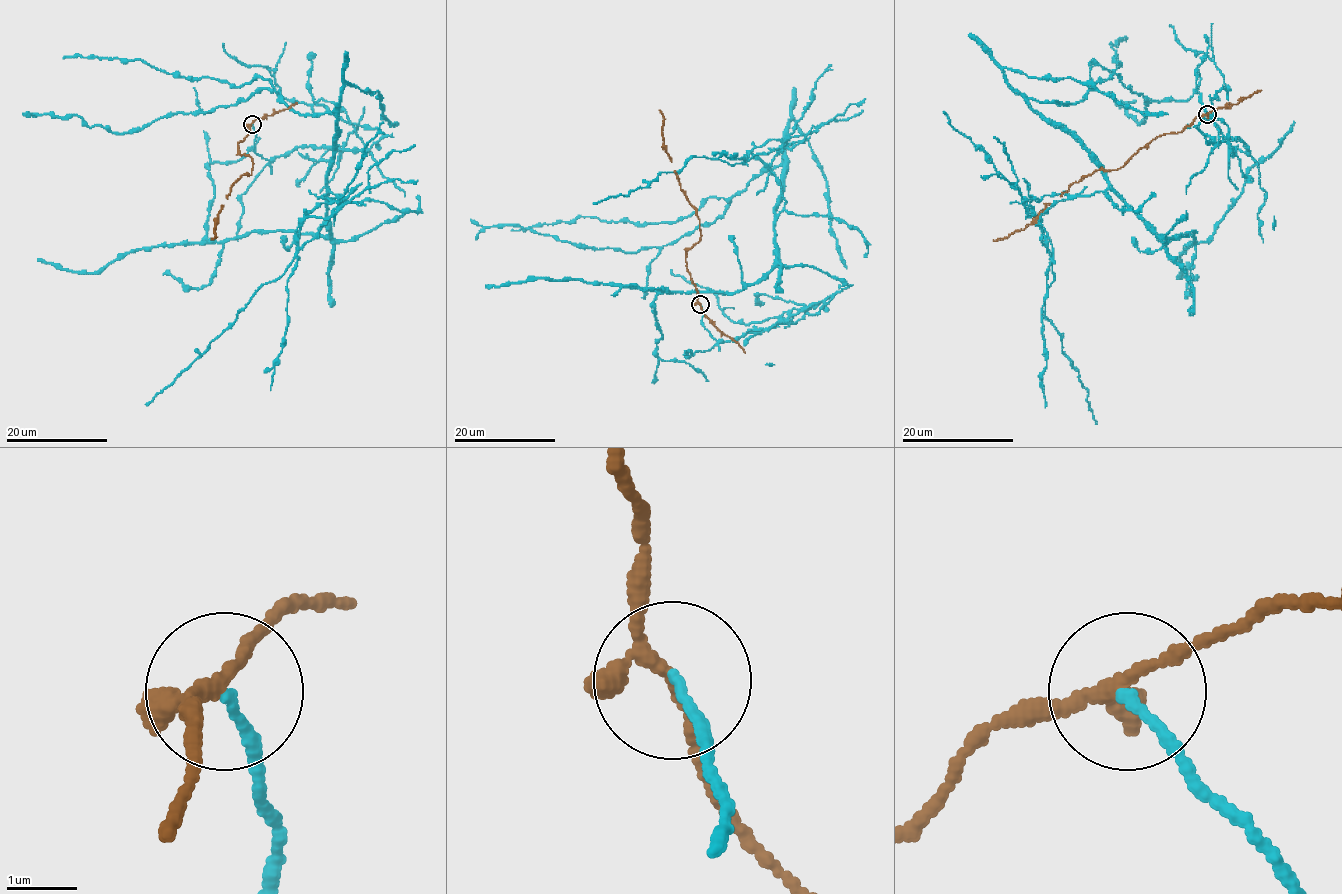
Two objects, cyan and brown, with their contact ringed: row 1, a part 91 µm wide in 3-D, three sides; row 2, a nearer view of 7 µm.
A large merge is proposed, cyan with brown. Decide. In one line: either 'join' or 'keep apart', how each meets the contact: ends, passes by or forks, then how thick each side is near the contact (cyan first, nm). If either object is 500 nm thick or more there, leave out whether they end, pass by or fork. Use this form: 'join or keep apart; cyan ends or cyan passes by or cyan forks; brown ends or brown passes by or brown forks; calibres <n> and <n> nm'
keep apart; cyan ends; brown forks; calibres 140 and 160 nm

